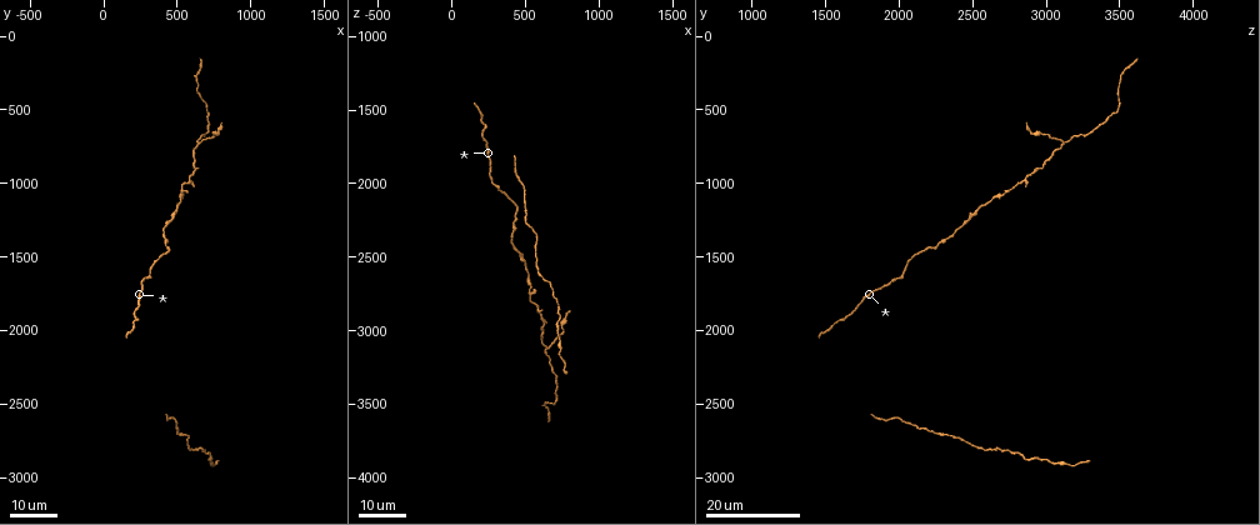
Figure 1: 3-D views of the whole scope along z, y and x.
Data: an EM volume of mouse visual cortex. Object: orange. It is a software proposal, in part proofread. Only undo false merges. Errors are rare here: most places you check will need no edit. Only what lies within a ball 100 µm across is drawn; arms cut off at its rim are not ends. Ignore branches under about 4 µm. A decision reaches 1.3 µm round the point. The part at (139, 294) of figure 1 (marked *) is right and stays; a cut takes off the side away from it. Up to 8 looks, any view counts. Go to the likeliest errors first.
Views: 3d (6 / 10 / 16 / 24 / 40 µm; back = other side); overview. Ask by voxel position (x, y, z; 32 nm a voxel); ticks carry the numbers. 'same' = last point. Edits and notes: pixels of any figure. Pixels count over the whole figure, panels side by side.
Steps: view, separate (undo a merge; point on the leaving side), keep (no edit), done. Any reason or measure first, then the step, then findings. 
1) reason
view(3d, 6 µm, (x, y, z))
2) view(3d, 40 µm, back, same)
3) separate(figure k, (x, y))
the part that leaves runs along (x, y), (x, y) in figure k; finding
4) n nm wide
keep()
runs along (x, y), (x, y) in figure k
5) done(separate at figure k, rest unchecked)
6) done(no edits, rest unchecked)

three-way junction
view(3d, 16 µm, (660, 720, 3120))

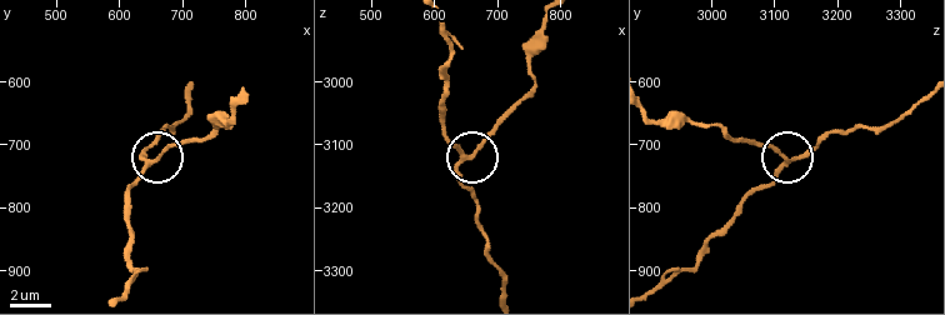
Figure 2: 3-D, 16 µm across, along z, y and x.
view(3d, 10 µm, (655, 725, 3120))

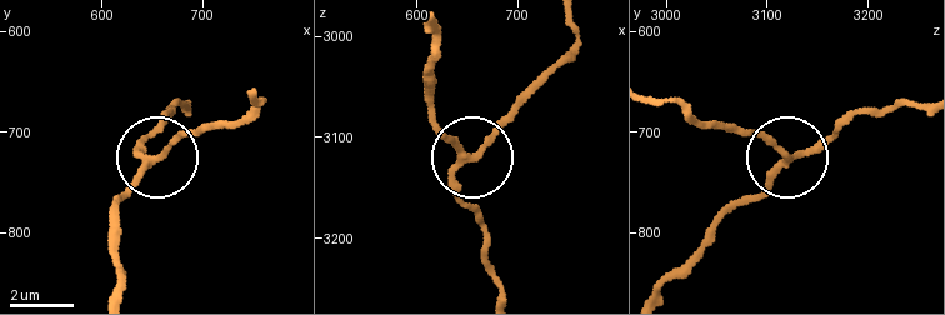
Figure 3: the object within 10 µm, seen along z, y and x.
190 nm wide
keep()
all the same cell

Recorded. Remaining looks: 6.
view(3d, 24 µm, (540, 1080, 2720))

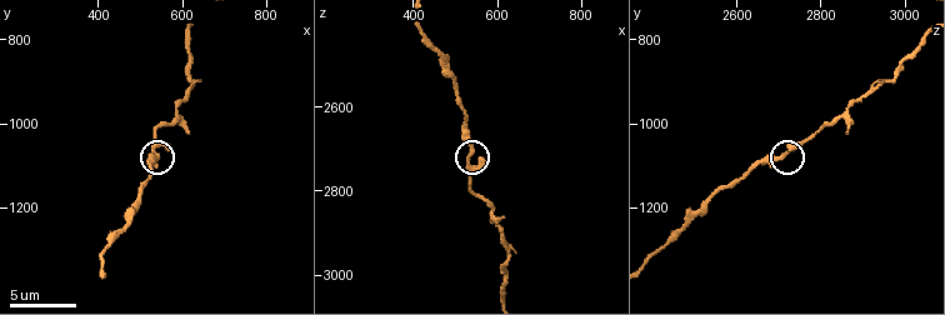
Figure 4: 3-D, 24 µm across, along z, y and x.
view(3d, 6 µm, (540, 1050, 2745))

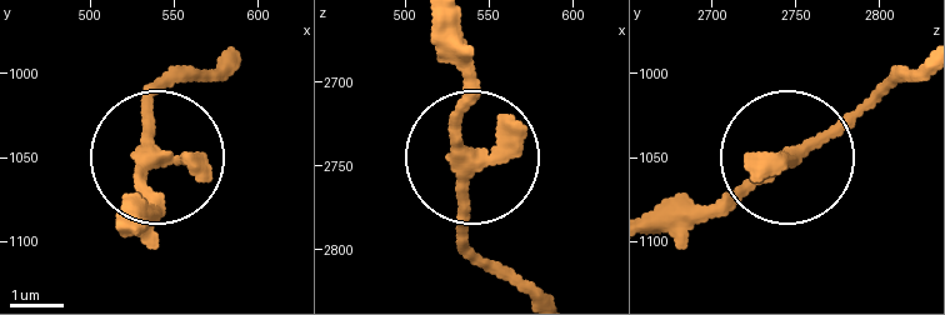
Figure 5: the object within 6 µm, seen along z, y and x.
250 nm wide
keep()
runs along (654, 231), (708, 221), (815, 150), (891, 74) in figure 5; continuous, no second cell

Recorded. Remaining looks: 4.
calibre changes
view(3d, 16 µm, (800, 680, 2900))

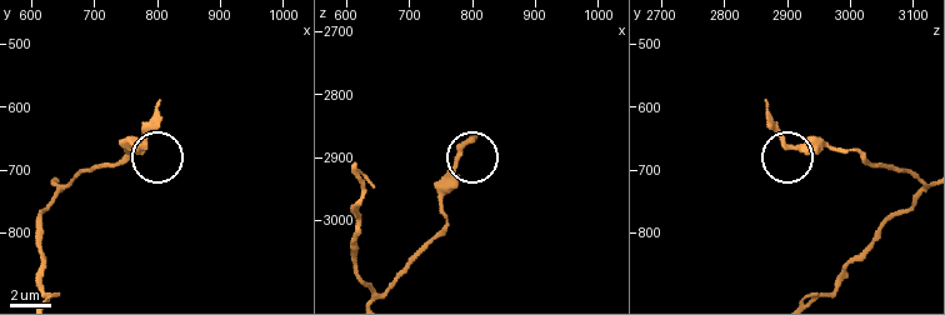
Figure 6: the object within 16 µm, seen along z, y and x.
view(3d, 6 µm, (780, 650, 2895))

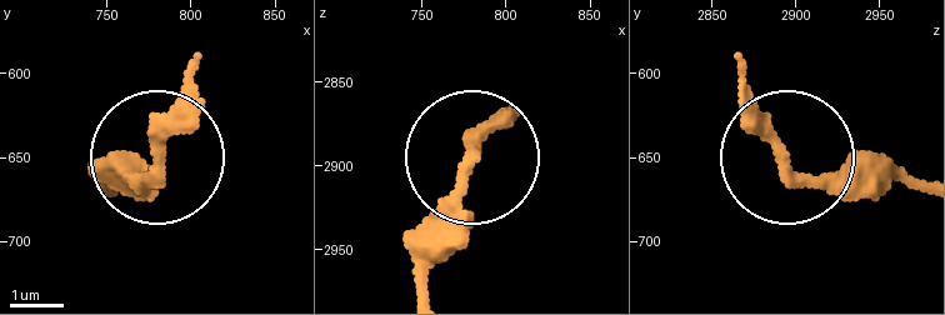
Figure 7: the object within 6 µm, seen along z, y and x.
240 nm wide
keep()
runs along (913, 178), (805, 173), (739, 60) in figure 7; one cell here

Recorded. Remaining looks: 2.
thin neck
view(3d, 6 µm, (465, 1245, 2470))

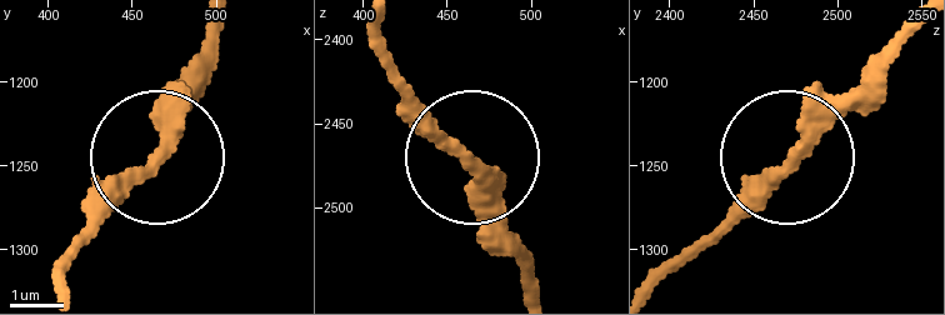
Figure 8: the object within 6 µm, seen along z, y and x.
view(3d, 6 µm, back, (466, 1246, 2474))

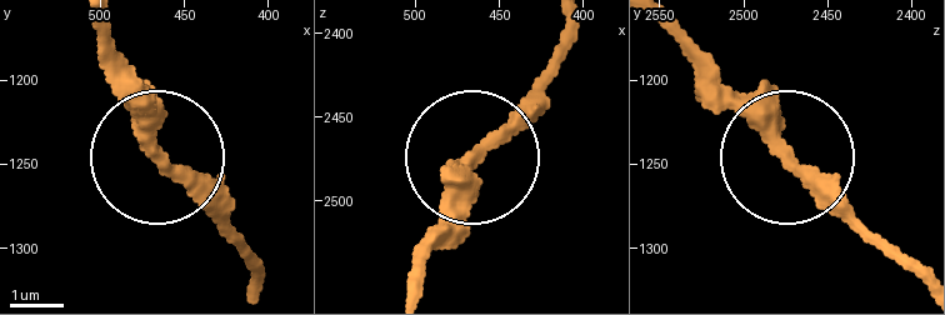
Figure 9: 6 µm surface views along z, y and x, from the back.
keep()
runs along (258, 278), (231, 224), (155, 144), (110, 40) in figure 9; continuous, no second cell

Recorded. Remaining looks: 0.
done(no edits, rest unchecked)

